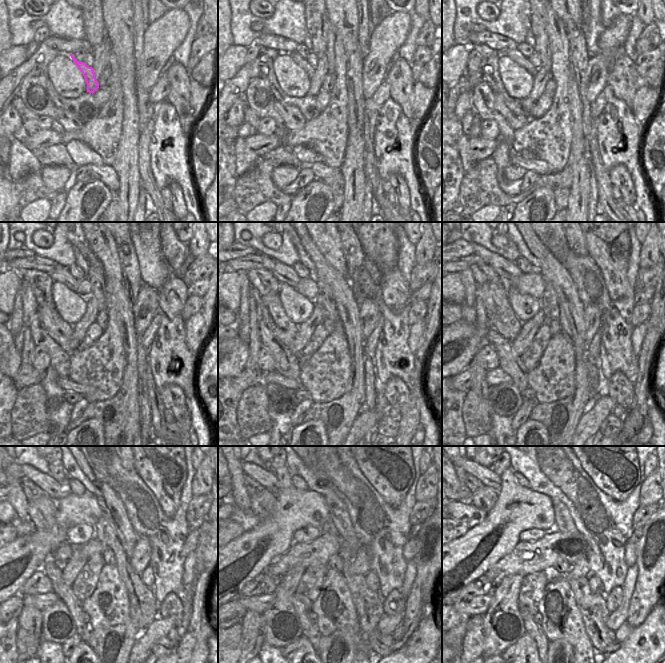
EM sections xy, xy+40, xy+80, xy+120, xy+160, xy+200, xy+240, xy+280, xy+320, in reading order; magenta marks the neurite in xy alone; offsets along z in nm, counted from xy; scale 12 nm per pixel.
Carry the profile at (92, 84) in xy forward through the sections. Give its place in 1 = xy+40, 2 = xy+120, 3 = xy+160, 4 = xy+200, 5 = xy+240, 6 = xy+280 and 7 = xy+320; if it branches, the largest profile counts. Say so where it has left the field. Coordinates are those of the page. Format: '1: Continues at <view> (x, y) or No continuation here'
1: Continues at xy+40 (310, 71)
2: Continues at xy+120 (61, 274)
3: Continues at xy+160 (286, 274)
4: Continues at xy+200 (508, 271)
5: Continues at xy+240 (52, 488)
6: Continues at xy+280 (267, 479)
7: Continues at xy+320 (488, 477)

